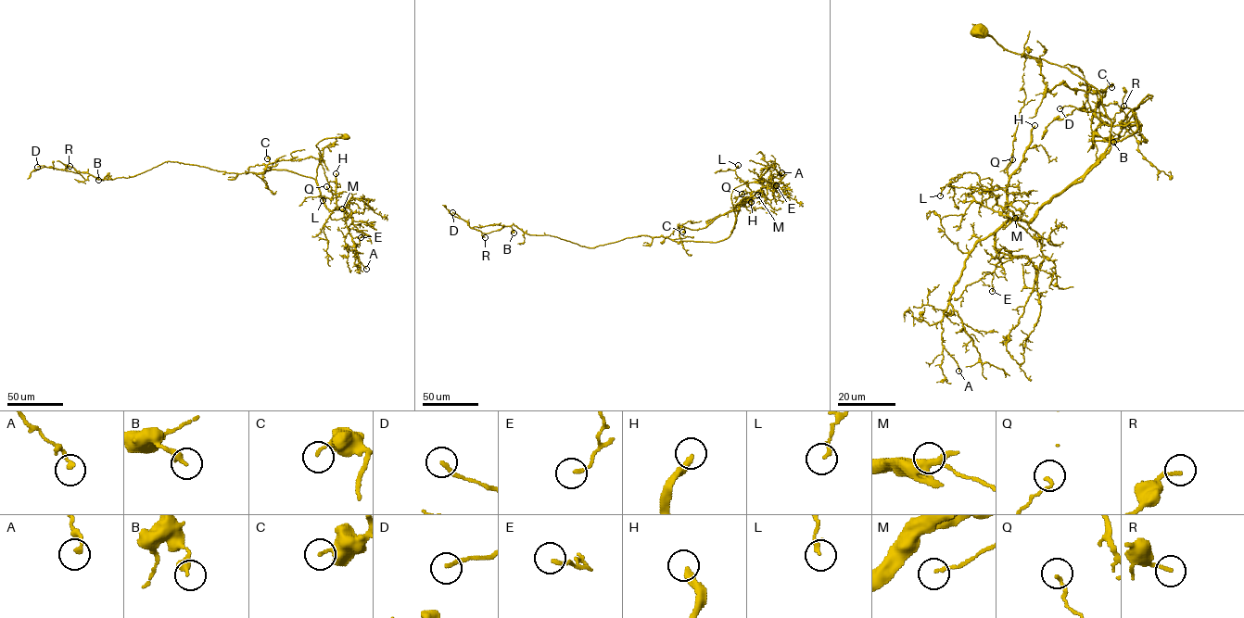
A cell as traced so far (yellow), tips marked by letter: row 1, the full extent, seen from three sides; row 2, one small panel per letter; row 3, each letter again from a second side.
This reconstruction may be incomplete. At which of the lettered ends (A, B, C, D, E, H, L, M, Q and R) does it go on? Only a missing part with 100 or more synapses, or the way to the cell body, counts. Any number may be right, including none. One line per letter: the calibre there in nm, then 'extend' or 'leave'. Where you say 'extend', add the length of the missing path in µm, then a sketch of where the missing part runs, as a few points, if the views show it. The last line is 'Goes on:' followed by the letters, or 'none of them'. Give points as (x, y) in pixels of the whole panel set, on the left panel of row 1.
A: 220 nm | leave
B: 360 nm | leave
C: 160 nm | leave
D: 180 nm | leave
E: 150 nm | leave
H: 280 nm | extend | 80 µm | (336, 173), (334, 166), (342, 157), (349, 128), (356, 123), (357, 116), (353, 107)
L: 170 nm | leave
M: 110 nm | leave
Q: 140 nm | leave
R: 180 nm | leave
Goes on: H

